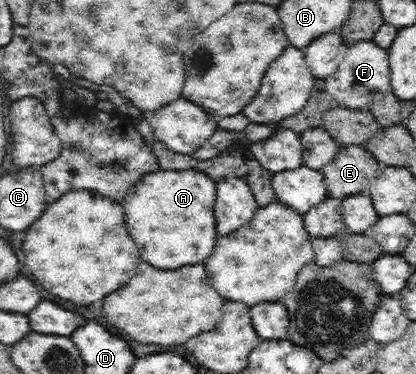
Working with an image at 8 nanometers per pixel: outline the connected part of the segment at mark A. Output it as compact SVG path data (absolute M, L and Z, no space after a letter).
M184 169L182 175L174 171L164 171L164 173L150 173L144 175L142 183L138 183L138 195L144 197L126 197L122 203L126 209L128 217L128 233L136 241L140 249L140 255L154 267L158 269L176 269L180 265L188 265L194 261L202 261L212 253L212 247L216 243L216 221L214 221L214 183L208 175L198 173L194 169Z

